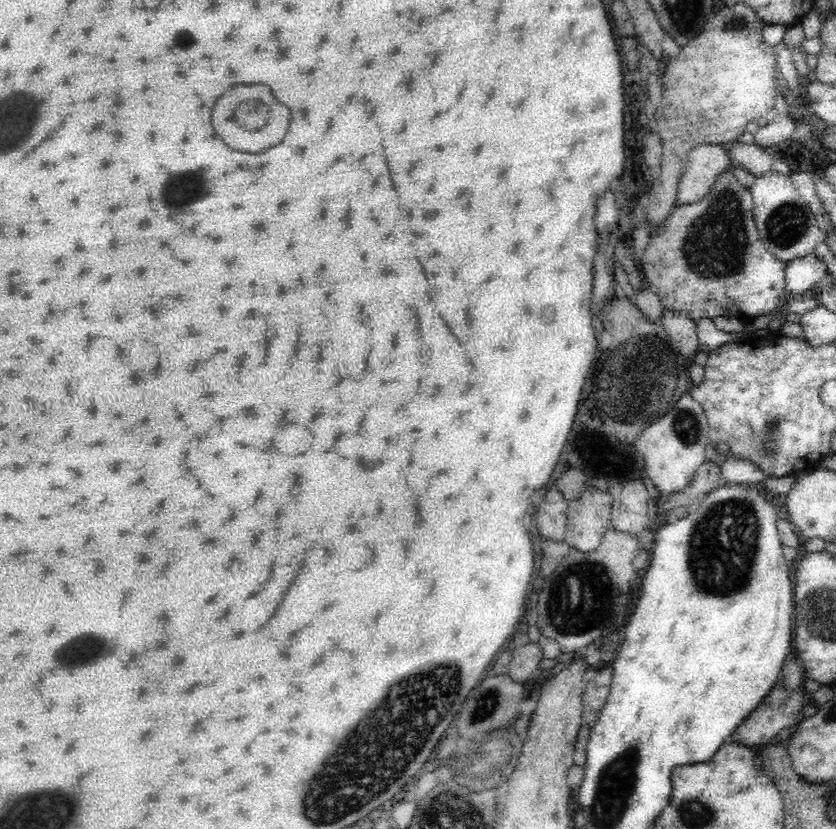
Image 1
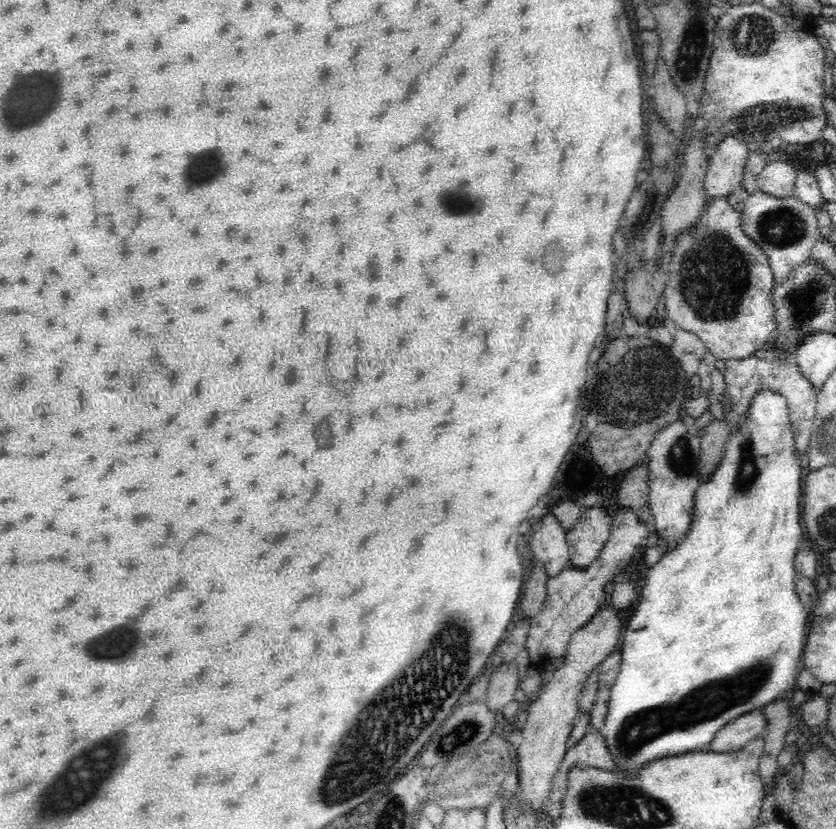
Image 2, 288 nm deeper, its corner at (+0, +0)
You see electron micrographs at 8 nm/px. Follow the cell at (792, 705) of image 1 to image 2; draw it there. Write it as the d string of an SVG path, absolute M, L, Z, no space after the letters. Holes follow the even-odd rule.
M760 710L734 718L720 732L716 732L716 738L710 742L710 752L742 750L748 742L758 740L766 732L766 726L768 726L768 720L766 716L760 714Z

